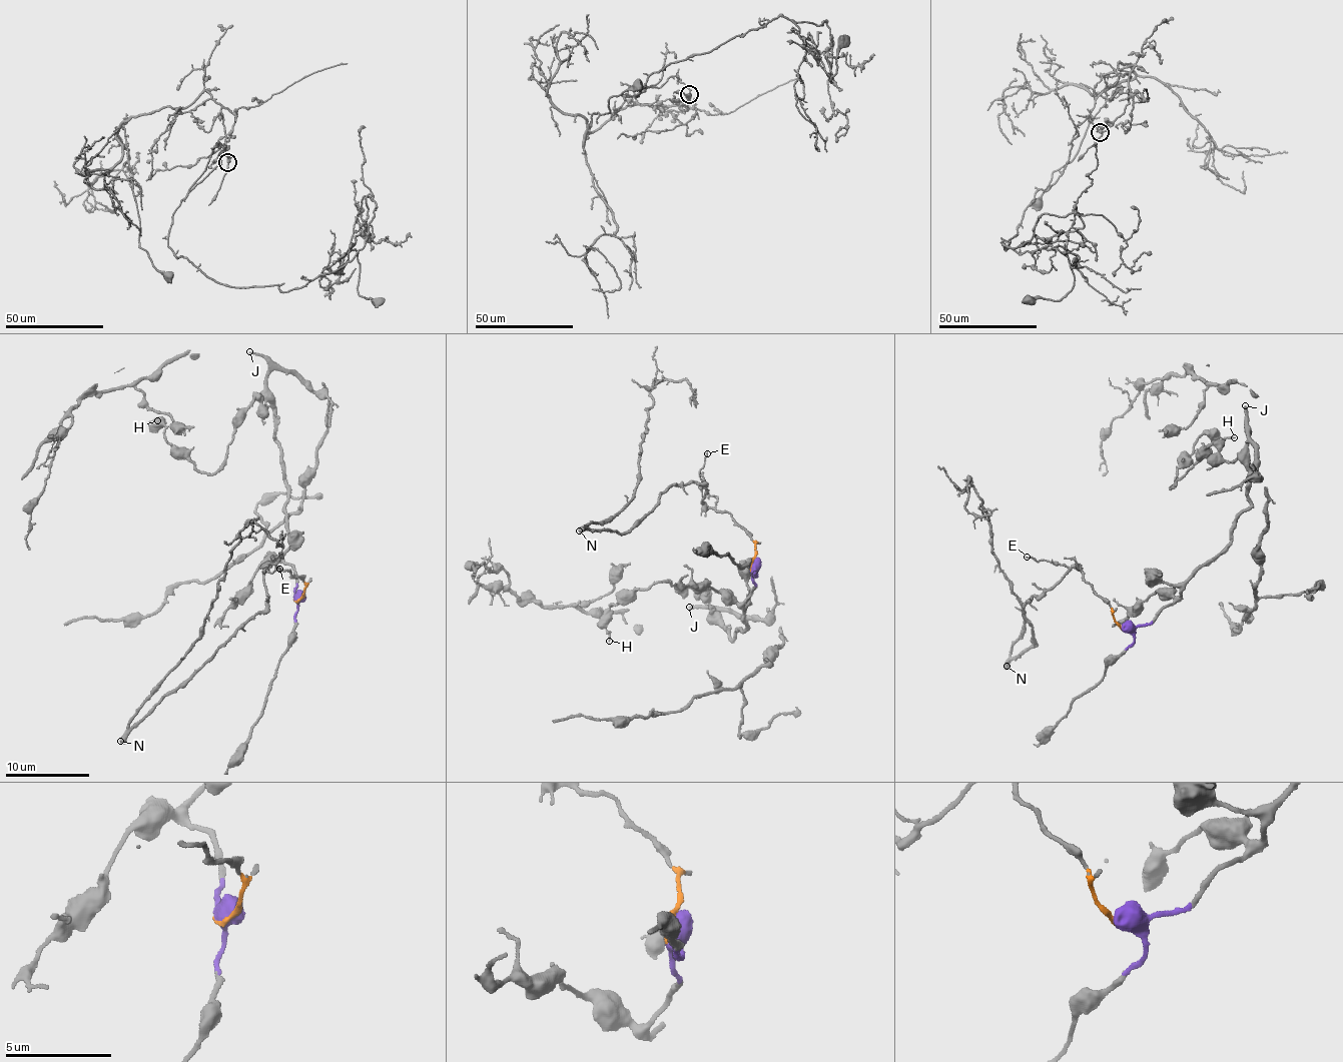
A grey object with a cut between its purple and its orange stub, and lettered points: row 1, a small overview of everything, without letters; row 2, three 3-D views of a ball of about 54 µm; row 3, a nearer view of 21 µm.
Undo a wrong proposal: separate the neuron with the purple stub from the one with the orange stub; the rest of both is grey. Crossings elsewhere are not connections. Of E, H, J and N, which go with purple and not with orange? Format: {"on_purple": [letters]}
{"on_purple": ["H", "J"]}

